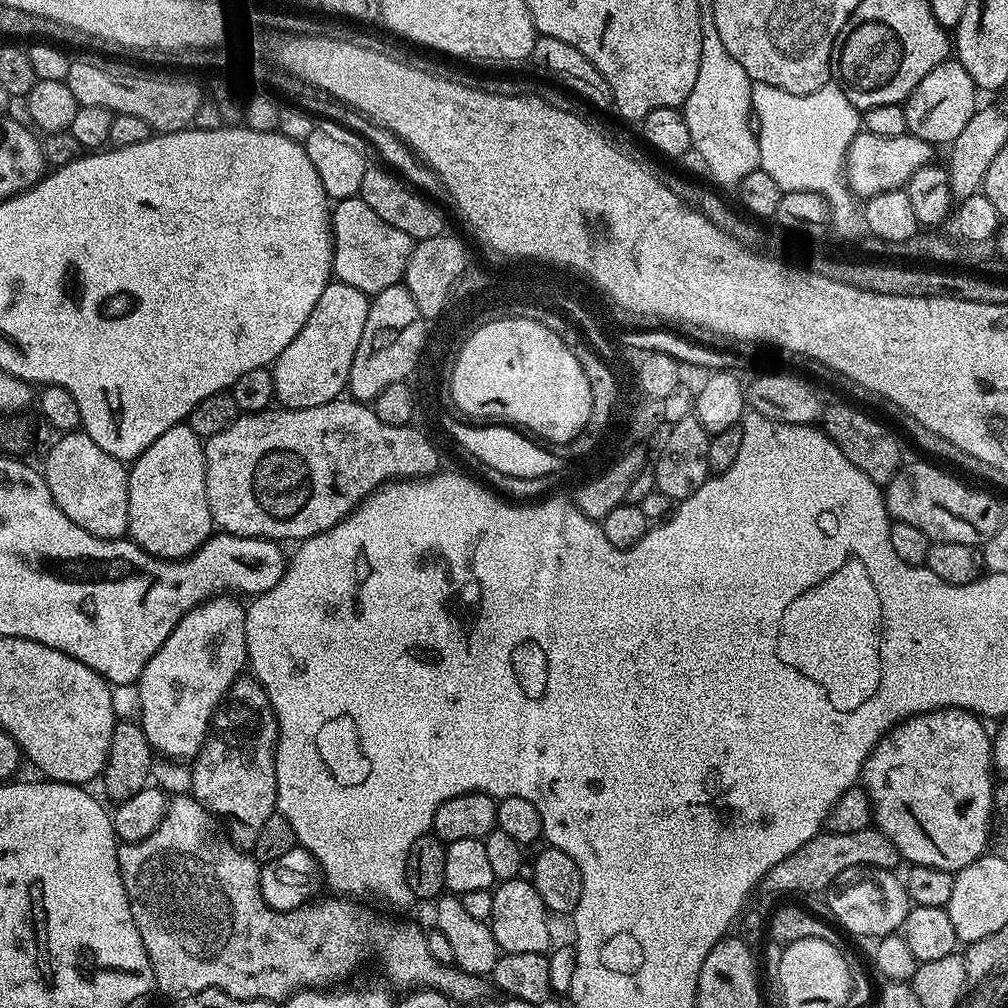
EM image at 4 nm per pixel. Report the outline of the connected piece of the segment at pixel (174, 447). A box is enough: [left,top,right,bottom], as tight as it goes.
[127,422,213,558]

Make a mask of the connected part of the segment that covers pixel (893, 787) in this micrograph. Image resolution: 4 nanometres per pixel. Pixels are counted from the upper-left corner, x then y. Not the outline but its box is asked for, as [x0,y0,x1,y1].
[862,708,994,874]

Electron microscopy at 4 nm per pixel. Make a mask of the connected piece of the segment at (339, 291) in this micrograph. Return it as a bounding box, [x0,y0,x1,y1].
[270,282,369,409]

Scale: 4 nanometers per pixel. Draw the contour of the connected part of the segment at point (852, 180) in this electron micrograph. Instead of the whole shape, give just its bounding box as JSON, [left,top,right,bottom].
[846,130,933,198]

